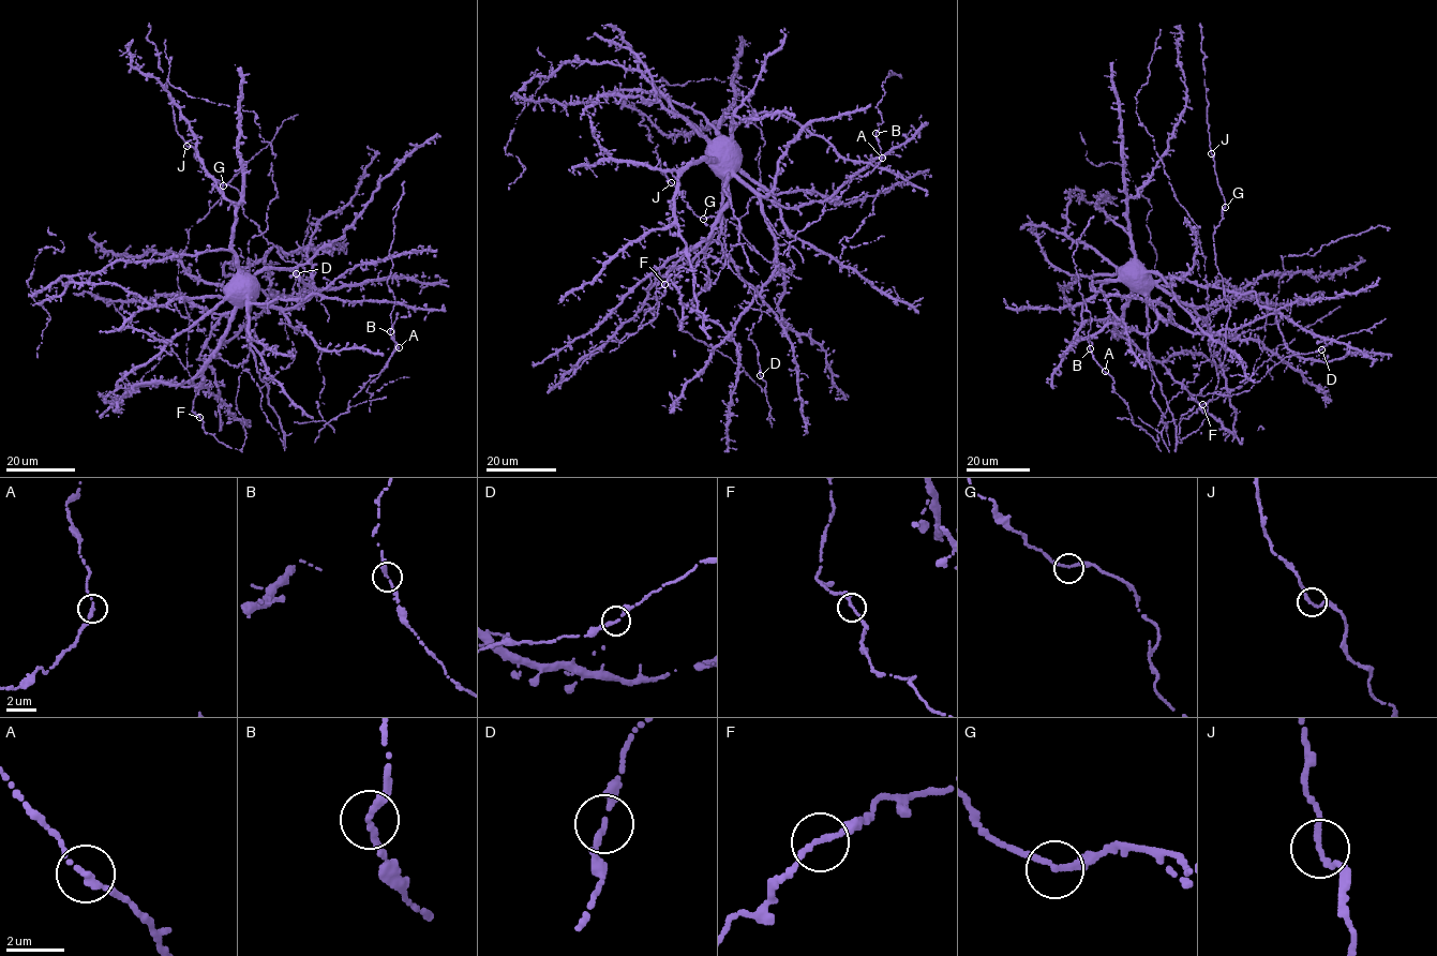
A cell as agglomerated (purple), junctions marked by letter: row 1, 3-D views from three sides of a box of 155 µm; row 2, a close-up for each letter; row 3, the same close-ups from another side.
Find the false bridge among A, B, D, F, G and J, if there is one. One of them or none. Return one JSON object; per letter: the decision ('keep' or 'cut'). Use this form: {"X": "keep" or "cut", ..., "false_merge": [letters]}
{"A": "keep", "B": "keep", "D": "keep", "F": "keep", "G": "keep", "J": "keep", "false_merge": []}

